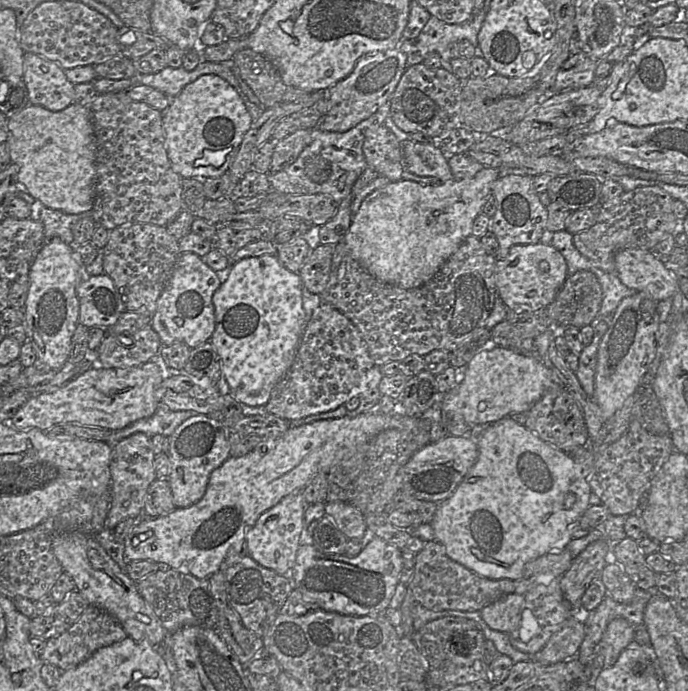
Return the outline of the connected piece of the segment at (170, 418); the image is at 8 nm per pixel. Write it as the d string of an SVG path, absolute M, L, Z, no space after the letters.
M160 405L151 417L111 431L107 443L113 447L120 440L138 432L145 433L150 438L156 434L170 437L181 423L197 414L195 411L171 411L167 406Z

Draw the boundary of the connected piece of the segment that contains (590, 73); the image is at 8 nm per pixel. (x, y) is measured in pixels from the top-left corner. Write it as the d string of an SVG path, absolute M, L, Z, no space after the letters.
M585 52L569 56L558 70L552 92L561 92L592 85L599 60Z

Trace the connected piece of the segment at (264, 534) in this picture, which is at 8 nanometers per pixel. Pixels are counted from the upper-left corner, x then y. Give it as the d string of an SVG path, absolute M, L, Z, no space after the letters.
M300 489L294 490L275 506L262 513L255 525L246 533L245 541L248 555L261 566L289 578L289 573L296 561L298 548L301 545L306 506L307 503L303 498L303 489Z

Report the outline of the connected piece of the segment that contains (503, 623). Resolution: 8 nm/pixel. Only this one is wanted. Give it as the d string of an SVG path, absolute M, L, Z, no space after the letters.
M503 595L483 607L480 615L491 629L509 634L516 627L516 618L523 603L523 595Z

